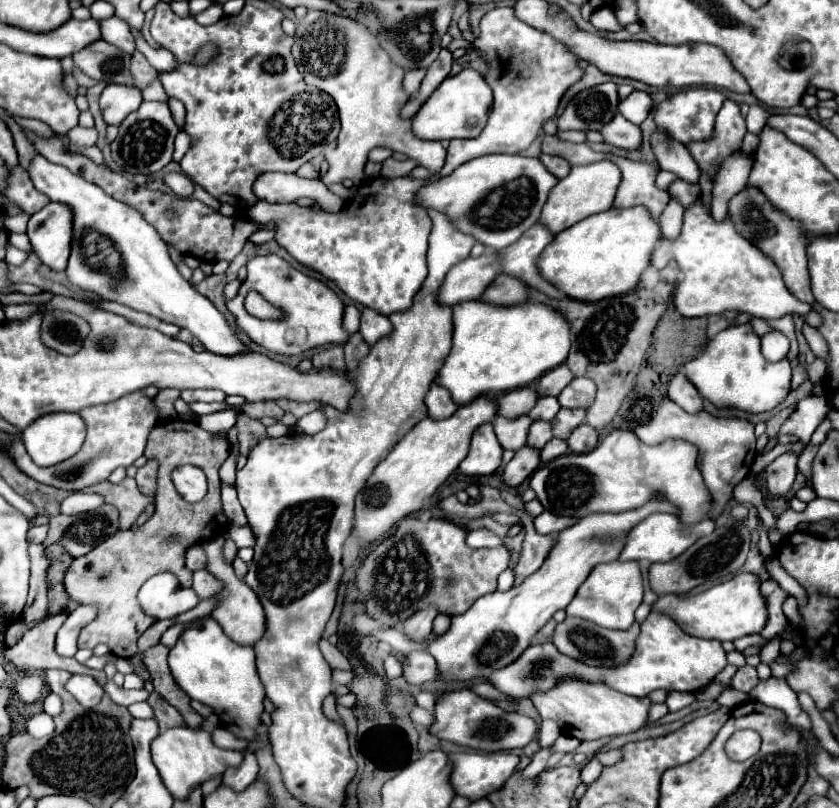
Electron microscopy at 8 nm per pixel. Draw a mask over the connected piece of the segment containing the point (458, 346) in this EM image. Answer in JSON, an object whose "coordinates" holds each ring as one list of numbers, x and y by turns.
{"coordinates":[[481,299,463,301,453,307,453,323,455,323,453,347,437,375,437,383,451,391,453,401,457,405,467,405,481,393,499,395,501,391,531,385,543,373,561,365,571,349,569,319,559,309,549,307,545,303,519,303,517,307,489,307,489,303,481,303]]}

